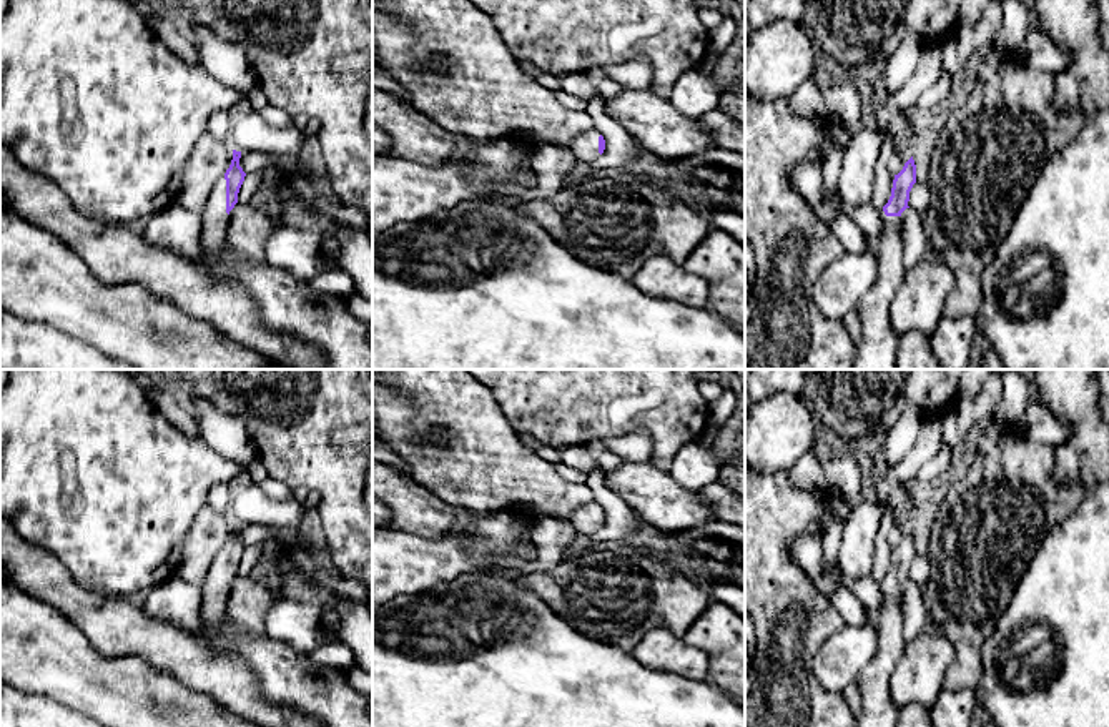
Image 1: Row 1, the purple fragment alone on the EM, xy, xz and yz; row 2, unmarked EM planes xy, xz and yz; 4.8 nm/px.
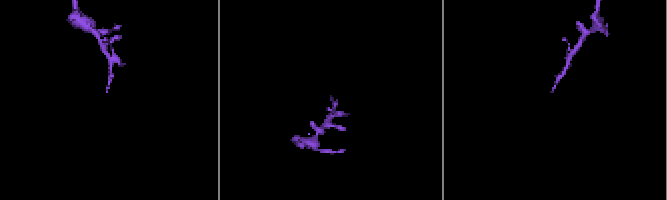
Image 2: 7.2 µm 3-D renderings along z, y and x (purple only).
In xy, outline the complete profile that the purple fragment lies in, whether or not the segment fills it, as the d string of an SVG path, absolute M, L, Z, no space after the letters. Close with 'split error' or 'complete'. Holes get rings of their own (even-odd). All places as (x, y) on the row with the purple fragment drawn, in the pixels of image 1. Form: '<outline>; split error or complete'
M233 150L229 168L216 181L201 211L203 233L193 261L203 265L214 278L241 286L256 303L261 321L269 331L294 334L303 343L318 346L324 353L324 363L318 369L372 369L372 323L354 318L346 298L319 293L311 288L309 279L281 268L258 265L228 245L226 218L238 203L238 193L246 176L239 158L241 151Z; split error

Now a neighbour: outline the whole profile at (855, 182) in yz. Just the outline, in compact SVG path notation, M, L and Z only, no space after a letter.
M858 126L853 130L836 180L838 196L846 208L870 203L881 143L883 140L871 128Z

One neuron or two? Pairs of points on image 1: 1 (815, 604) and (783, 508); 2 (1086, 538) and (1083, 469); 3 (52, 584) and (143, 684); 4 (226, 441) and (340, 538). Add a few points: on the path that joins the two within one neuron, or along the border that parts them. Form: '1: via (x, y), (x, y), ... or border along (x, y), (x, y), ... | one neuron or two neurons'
1: via (792, 581), (780, 569), (780, 531) | one neuron
2: border along (1091, 491), (1086, 494) | two neurons
3: border along (83, 634), (105, 656), (140, 656), (155, 666) | two neurons
4: border along (241, 420), (255, 441), (258, 456) | two neurons

